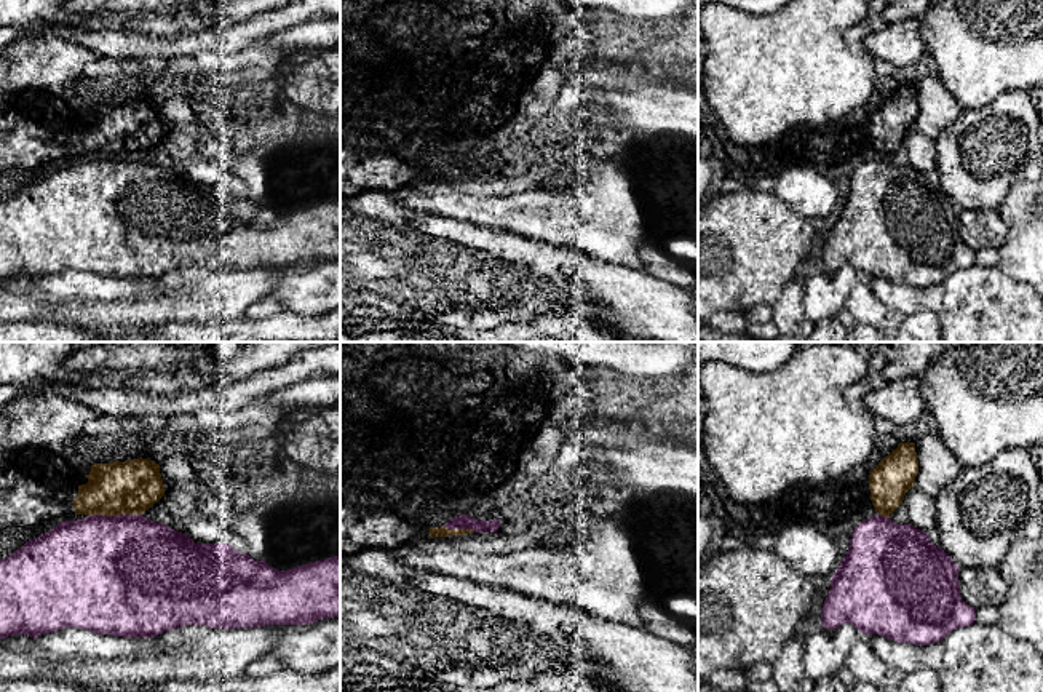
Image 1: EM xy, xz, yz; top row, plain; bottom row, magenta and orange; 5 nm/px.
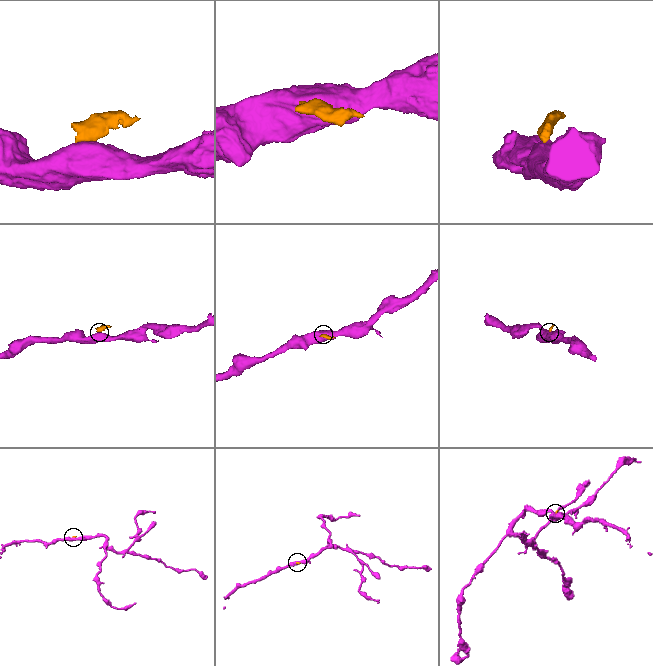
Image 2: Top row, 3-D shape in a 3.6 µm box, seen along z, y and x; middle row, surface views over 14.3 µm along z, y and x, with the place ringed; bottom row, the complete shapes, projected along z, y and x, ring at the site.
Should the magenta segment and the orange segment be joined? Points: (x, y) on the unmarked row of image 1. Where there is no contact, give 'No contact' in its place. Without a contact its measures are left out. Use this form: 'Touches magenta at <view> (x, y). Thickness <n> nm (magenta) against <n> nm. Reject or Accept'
Touches magenta at xy (114, 159). Thickness 500 nm (magenta) against 280 nm. Reject

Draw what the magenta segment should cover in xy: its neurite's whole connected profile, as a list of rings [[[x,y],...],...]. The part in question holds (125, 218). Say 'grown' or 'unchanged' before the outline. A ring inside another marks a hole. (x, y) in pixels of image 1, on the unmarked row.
unchanged; [[[91,157],[77,163],[61,163],[51,173],[26,184],[19,192],[0,201],[0,281],[6,278],[27,276],[38,280],[65,268],[91,272],[101,276],[123,280],[155,280],[165,273],[184,267],[204,267],[209,270],[252,270],[265,267],[310,267],[323,260],[340,257],[340,198],[302,206],[288,213],[276,213],[264,201],[254,203],[248,195],[236,193],[230,185],[195,185],[190,179],[163,165],[153,165],[142,157]]]

